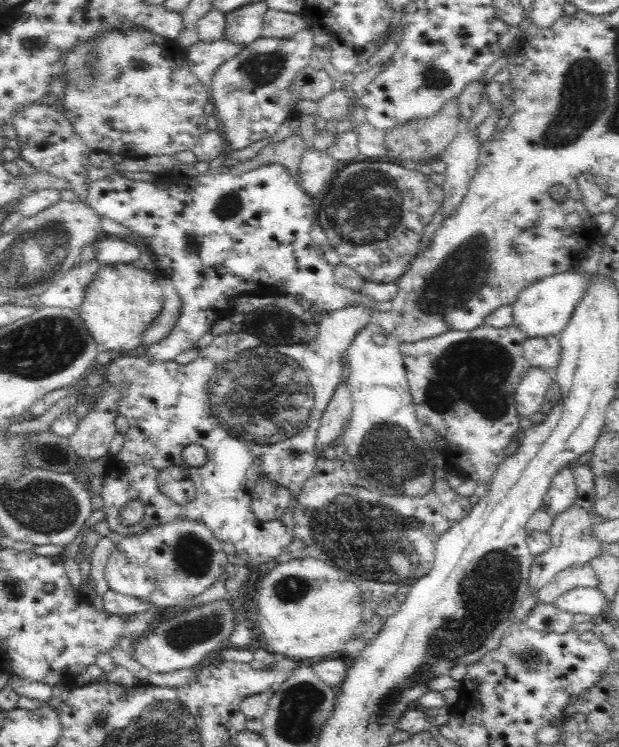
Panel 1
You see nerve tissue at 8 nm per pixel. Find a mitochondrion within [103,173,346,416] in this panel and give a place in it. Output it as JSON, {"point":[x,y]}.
{"point":[226,206]}

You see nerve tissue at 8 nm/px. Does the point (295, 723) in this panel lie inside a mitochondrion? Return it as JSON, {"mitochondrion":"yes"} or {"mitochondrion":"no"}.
{"mitochondrion":"yes"}

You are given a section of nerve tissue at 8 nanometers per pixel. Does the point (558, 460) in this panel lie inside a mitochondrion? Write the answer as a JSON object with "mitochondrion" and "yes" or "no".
{"mitochondrion":"no"}

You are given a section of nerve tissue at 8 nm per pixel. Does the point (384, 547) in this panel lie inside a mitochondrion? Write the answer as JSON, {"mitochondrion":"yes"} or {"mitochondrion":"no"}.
{"mitochondrion":"yes"}

